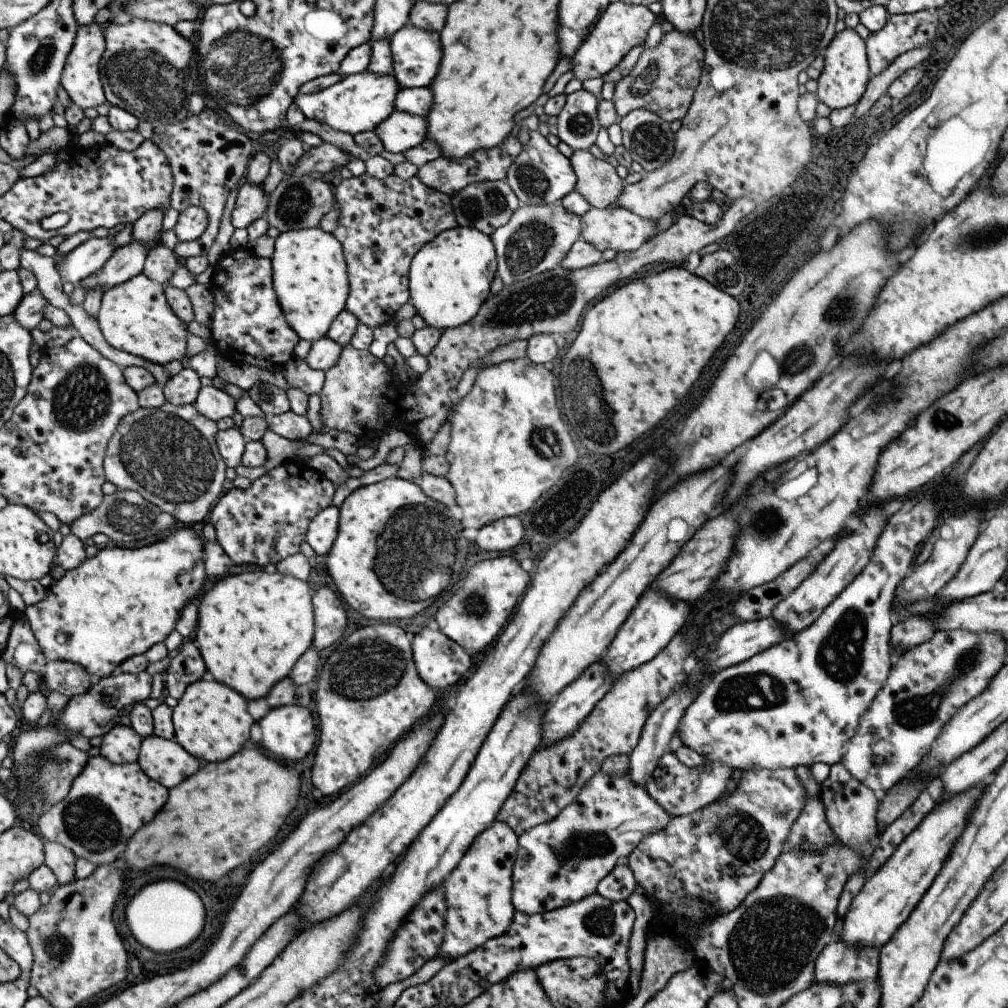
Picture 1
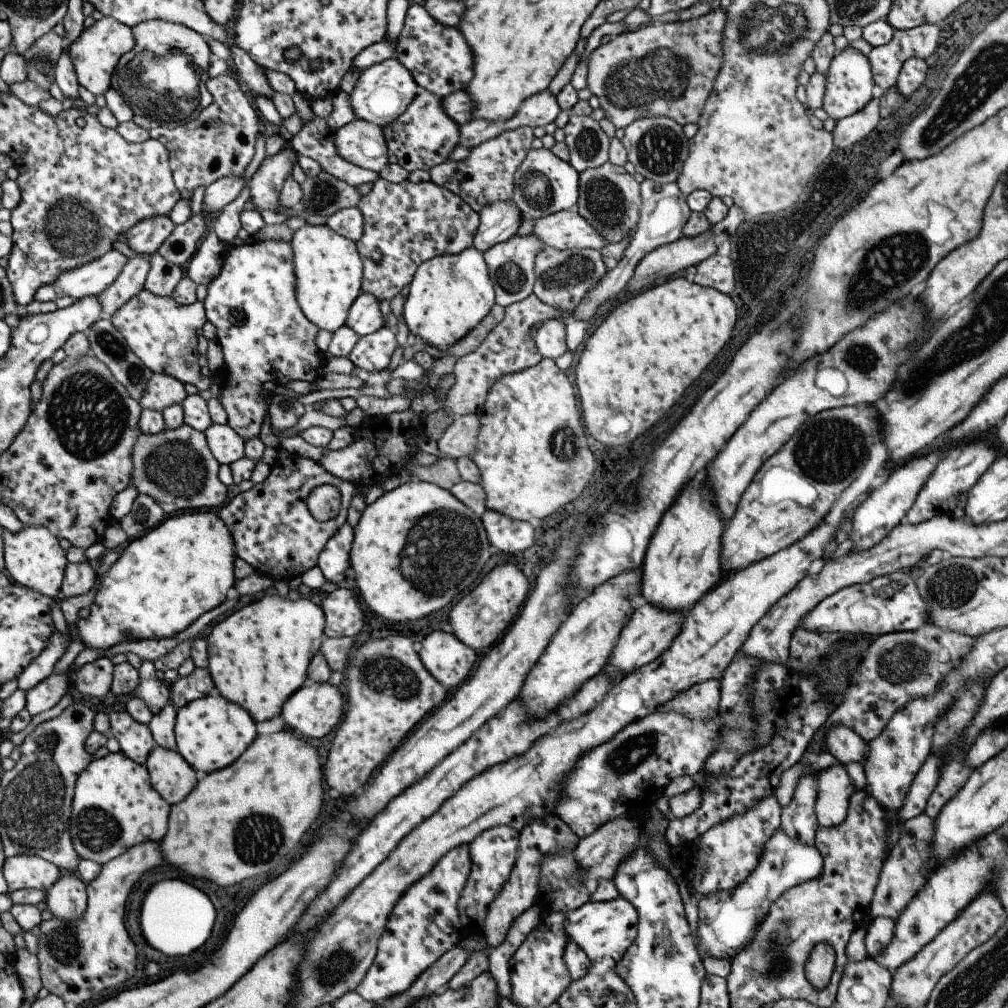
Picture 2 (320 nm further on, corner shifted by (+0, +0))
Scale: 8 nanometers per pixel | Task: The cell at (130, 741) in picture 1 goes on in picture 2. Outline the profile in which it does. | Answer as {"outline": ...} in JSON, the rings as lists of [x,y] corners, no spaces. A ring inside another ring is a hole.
{"outline":[[[126,709],[109,710],[109,736],[113,736],[119,744],[121,753],[133,762],[144,766],[147,755],[155,746],[154,740],[145,723],[137,722]]]}

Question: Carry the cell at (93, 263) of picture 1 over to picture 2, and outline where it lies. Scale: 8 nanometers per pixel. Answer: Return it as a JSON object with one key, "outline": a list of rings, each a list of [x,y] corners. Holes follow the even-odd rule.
{"outline":[[[155,215],[136,222],[124,236],[131,250],[150,256],[173,229],[168,215]]]}

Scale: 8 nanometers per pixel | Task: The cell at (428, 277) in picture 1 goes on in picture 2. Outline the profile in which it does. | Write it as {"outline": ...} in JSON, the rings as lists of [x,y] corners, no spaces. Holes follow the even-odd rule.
{"outline":[[[469,246],[456,255],[433,257],[418,266],[409,281],[409,291],[402,306],[408,332],[429,346],[444,351],[461,340],[487,316],[494,302],[494,290],[487,267],[475,247]]]}

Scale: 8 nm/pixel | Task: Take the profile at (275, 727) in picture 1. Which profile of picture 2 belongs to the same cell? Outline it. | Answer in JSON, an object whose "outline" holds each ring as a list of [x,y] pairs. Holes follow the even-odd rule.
{"outline":[[[314,682],[311,684],[303,683],[281,706],[281,718],[283,722],[291,728],[295,734],[302,734],[304,740],[309,740],[309,738],[323,738],[325,734],[331,732],[335,725],[337,726],[342,720],[344,697],[339,694],[339,690],[335,686],[328,683],[318,683]]]}

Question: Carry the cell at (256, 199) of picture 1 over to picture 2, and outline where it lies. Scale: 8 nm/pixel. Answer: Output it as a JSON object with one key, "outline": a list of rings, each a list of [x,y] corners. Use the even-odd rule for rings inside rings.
{"outline":[[[289,147],[273,153],[273,156],[266,156],[253,171],[252,177],[248,180],[250,199],[259,209],[272,210],[275,213],[289,214],[290,211],[277,211],[279,191],[286,178],[291,175],[291,168],[295,164],[297,154]]]}

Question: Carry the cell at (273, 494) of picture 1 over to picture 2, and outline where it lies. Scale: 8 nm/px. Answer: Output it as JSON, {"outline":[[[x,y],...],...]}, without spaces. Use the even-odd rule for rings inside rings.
{"outline":[[[290,455],[269,467],[269,474],[261,483],[235,495],[215,513],[231,533],[237,558],[274,582],[290,581],[316,565],[327,539],[346,522],[347,507],[358,487],[332,477],[317,461],[307,457]],[[319,485],[331,485],[339,491],[340,507],[334,519],[318,521],[306,507],[309,491]]]}

